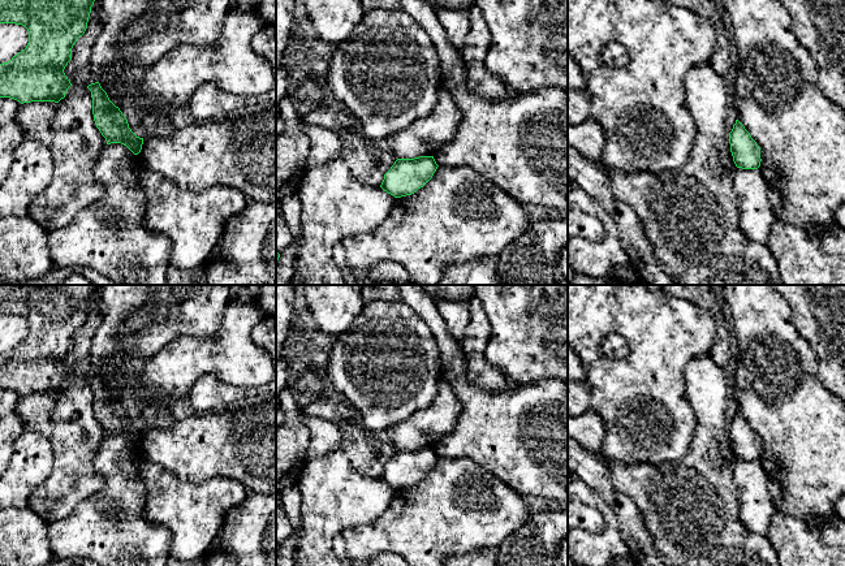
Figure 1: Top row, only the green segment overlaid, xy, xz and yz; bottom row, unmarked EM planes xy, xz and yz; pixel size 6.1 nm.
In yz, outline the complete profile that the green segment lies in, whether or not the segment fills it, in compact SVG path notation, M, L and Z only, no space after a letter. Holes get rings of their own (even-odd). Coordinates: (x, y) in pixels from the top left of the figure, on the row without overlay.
M736 411L729 424L729 435L733 453L737 459L758 461L760 458L760 438L738 411Z

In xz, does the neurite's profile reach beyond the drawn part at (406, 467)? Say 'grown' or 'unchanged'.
unchanged

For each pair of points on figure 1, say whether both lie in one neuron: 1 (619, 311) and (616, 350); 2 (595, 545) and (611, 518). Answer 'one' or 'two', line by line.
1: two
2: one

